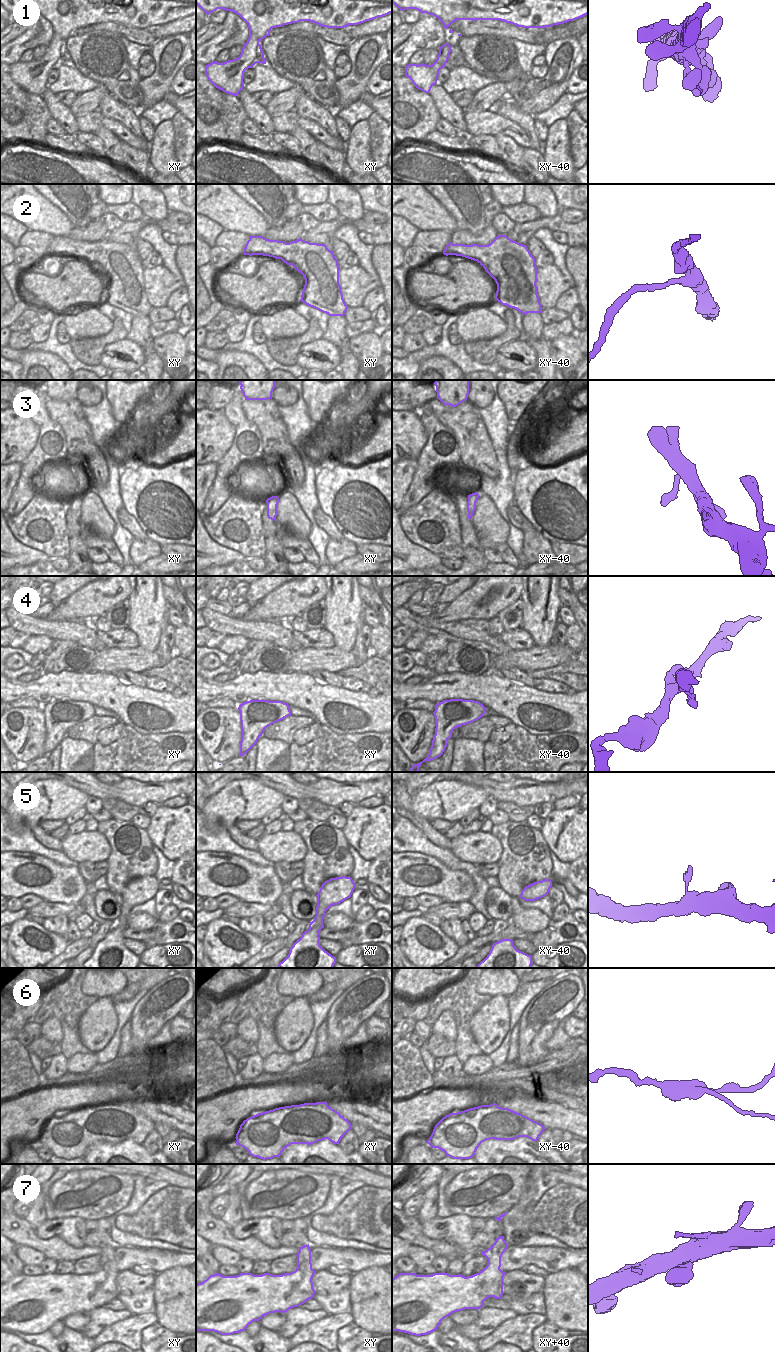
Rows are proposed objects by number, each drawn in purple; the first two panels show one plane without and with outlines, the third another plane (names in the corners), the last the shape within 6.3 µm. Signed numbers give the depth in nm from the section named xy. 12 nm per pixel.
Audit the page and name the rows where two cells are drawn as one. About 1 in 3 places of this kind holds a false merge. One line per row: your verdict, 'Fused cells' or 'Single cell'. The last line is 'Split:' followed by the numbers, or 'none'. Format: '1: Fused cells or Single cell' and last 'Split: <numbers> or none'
1: Single cell
2: Single cell
3: Single cell
4: Single cell
5: Single cell
6: Fused cells
7: Single cell
Split: 6.

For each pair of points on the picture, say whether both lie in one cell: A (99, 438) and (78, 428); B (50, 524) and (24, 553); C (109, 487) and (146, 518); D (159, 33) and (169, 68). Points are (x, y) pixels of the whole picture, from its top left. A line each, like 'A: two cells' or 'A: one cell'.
A: two cells
B: two cells
C: two cells
D: two cells

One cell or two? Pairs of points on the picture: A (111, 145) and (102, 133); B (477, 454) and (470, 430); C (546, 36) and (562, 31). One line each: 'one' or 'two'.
A: one
B: one
C: one

